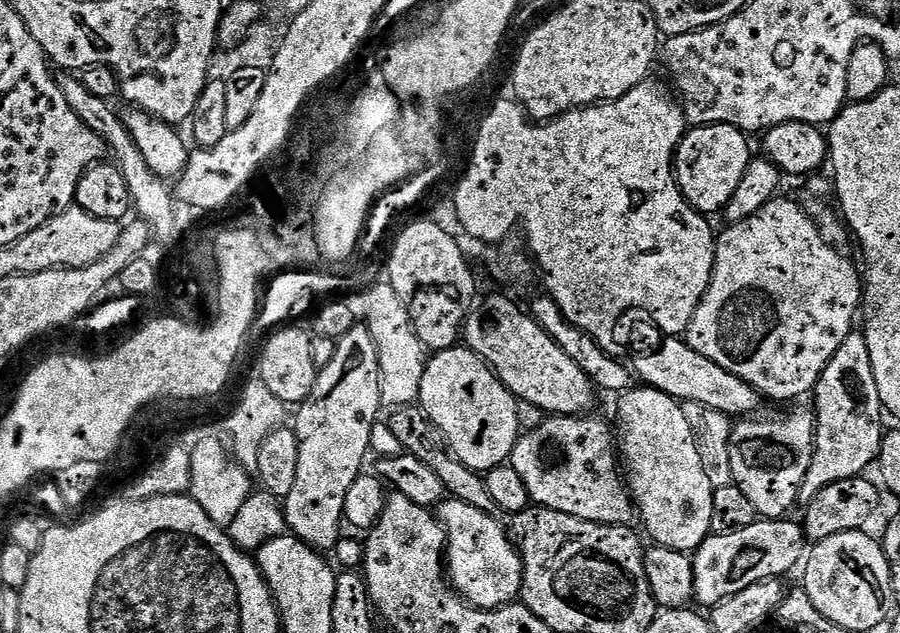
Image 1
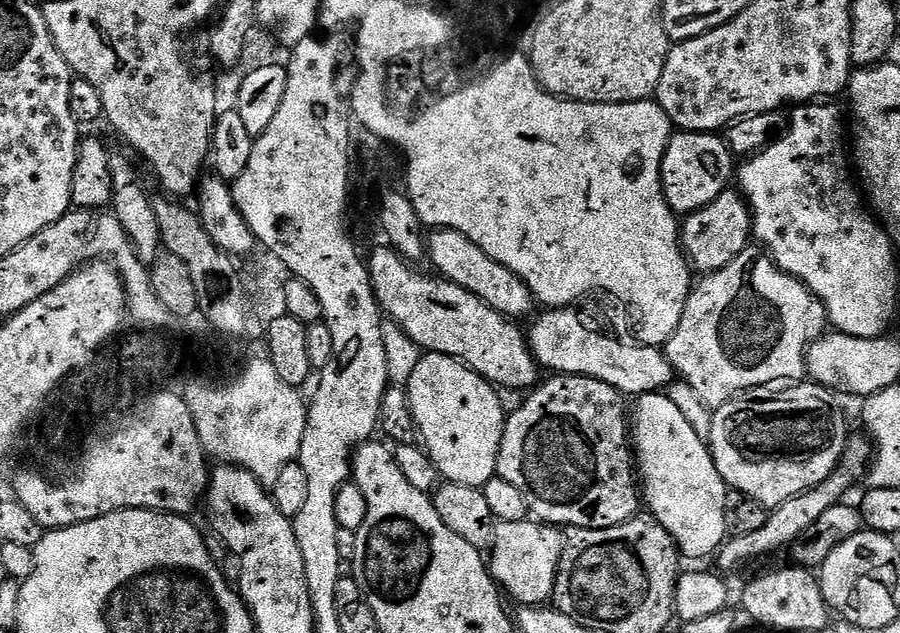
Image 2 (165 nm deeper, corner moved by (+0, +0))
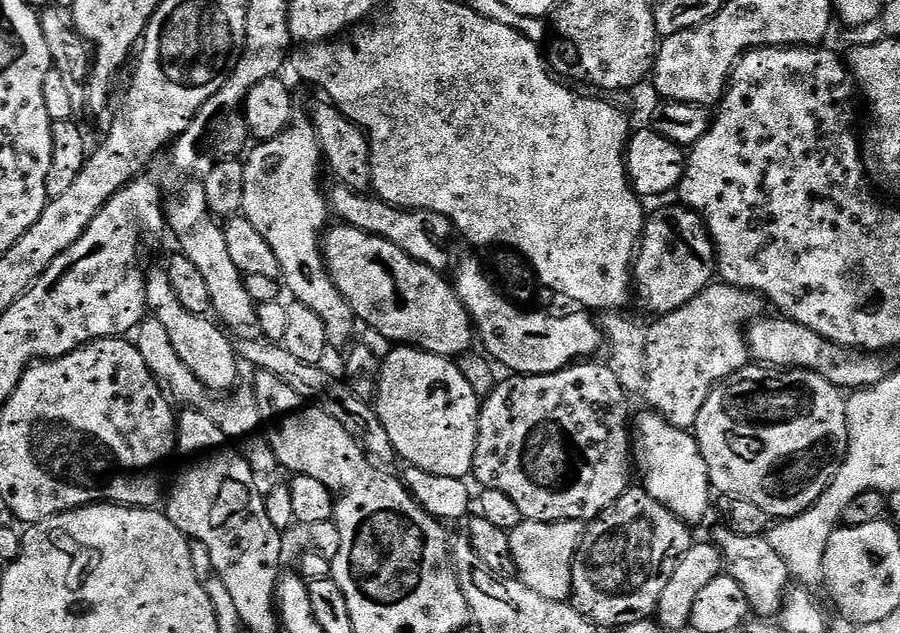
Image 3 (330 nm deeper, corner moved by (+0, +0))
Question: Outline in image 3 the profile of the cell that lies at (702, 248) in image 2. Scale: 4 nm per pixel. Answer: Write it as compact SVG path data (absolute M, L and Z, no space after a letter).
M682 204L664 208L645 221L641 233L640 243L633 261L633 283L637 291L644 296L646 304L652 313L658 316L680 309L686 302L696 297L701 290L715 279L716 276L716 250L712 244L712 237L704 220L691 208Z

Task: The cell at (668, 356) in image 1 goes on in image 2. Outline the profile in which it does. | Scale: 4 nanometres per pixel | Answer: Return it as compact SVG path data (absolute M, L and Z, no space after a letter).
M564 308L544 310L538 316L531 321L532 329L527 329L527 344L537 365L544 370L549 368L549 373L589 376L598 382L606 382L606 386L616 388L628 398L643 396L645 392L658 392L673 383L672 363L657 345L637 344L597 330L585 323L575 311Z

